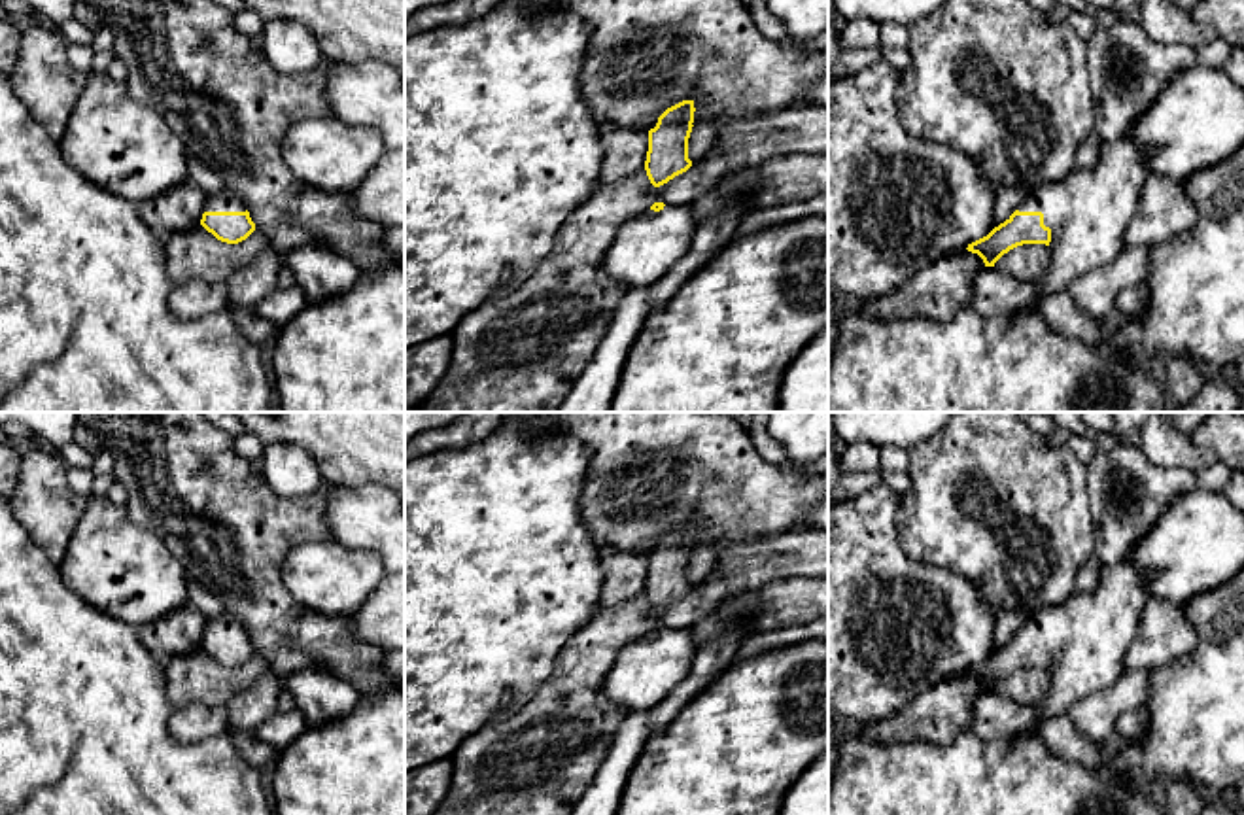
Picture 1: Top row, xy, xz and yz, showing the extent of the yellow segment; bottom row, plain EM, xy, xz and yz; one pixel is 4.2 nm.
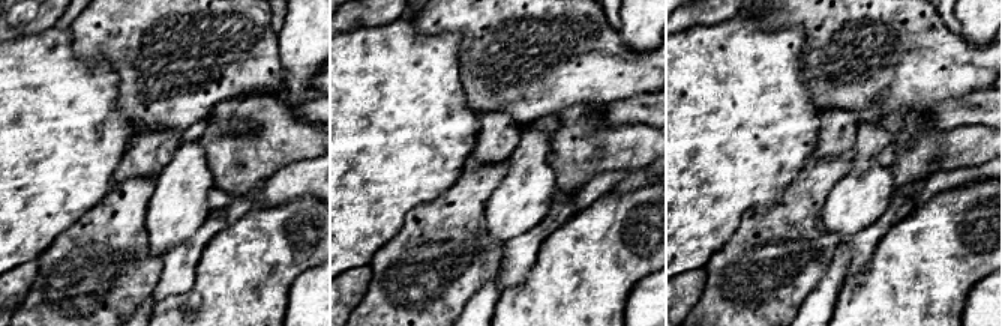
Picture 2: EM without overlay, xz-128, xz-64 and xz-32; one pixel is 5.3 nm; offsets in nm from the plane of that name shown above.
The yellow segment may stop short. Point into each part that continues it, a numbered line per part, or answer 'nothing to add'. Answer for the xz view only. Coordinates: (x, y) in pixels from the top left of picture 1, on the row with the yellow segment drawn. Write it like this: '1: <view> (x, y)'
1: xz (645, 248)

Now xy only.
1: xy (224, 201)

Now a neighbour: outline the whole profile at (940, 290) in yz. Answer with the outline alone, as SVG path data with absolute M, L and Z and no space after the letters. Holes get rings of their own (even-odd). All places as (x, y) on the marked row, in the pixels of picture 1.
M968 250L940 257L894 291L860 303L858 312L883 321L913 316L947 321L970 303L974 278L983 269L983 259Z

